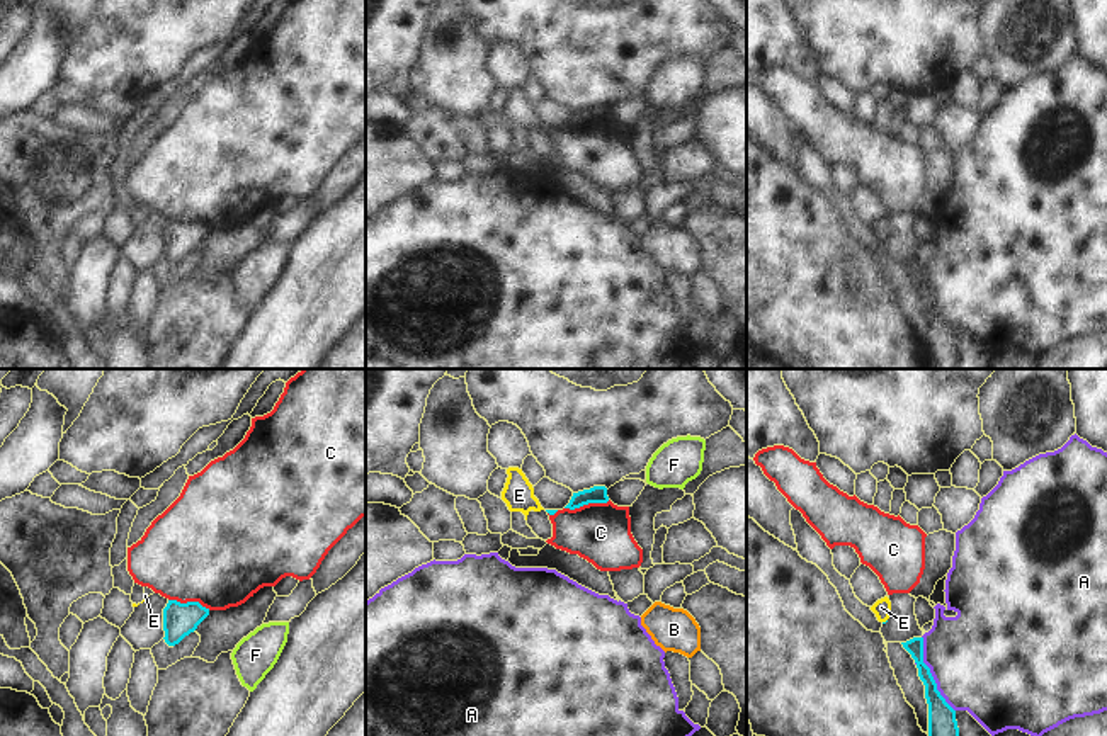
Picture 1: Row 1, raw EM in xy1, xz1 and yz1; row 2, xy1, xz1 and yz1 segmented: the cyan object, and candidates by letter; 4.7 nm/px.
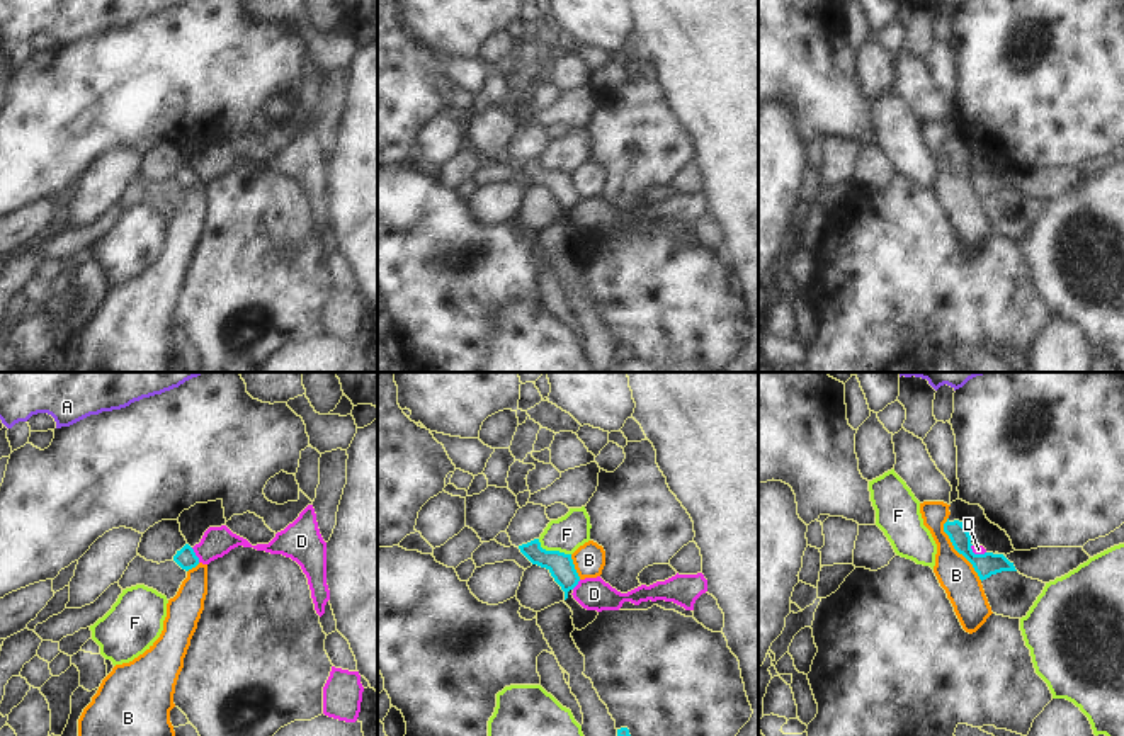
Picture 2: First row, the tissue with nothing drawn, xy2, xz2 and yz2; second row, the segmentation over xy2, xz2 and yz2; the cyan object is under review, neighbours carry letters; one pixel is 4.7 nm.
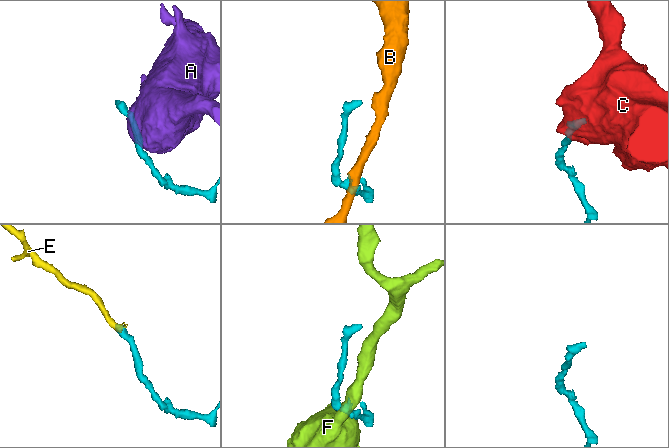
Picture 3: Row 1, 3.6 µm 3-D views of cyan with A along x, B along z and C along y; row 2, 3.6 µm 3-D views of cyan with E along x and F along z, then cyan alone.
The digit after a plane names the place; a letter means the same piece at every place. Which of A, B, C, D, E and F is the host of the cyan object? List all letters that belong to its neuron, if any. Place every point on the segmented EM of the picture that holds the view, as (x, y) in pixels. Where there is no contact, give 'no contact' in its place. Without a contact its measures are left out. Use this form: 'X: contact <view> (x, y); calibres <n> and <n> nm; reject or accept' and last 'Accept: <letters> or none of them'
A: contact yz1 (931, 673); calibres 130 and 480 nm; reject
B: contact yz2 (956, 549); calibres 110 and 180 nm; reject
C: contact xz1 (587, 503); calibres 80 and 280 nm; reject
D: contact xy2 (194, 554); calibres 100 and 140 nm; reject
E: contact yz1 (886, 621); calibres 20 and 80 nm; accept
F: contact xz2 (553, 551); calibres 120 and 170 nm; reject
Accept: E

